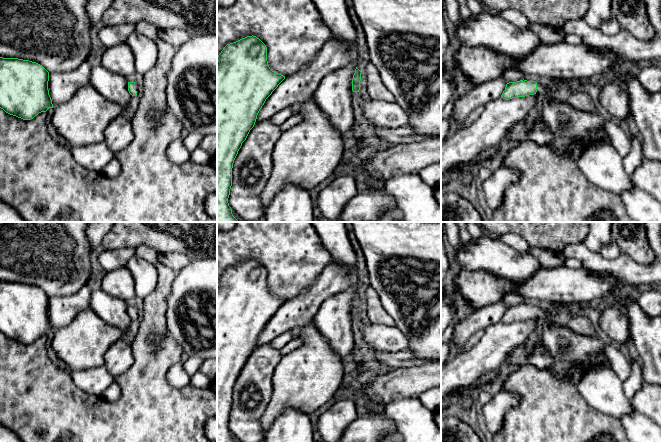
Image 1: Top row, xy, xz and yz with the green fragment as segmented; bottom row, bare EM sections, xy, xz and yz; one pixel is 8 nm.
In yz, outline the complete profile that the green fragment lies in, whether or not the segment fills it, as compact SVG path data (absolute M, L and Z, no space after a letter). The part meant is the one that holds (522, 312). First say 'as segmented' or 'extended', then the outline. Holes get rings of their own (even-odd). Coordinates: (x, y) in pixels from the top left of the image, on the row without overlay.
extended; M520 304L506 308L501 322L509 324L536 318L544 322L541 345L553 359L552 375L561 377L576 386L589 366L589 355L602 353L620 380L632 373L632 360L627 359L615 344L606 344L597 336L581 335L568 326L548 321L551 313L542 307Z

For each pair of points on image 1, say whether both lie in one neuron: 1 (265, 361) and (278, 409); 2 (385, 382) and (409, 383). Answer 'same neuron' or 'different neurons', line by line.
1: different neurons
2: same neuron

